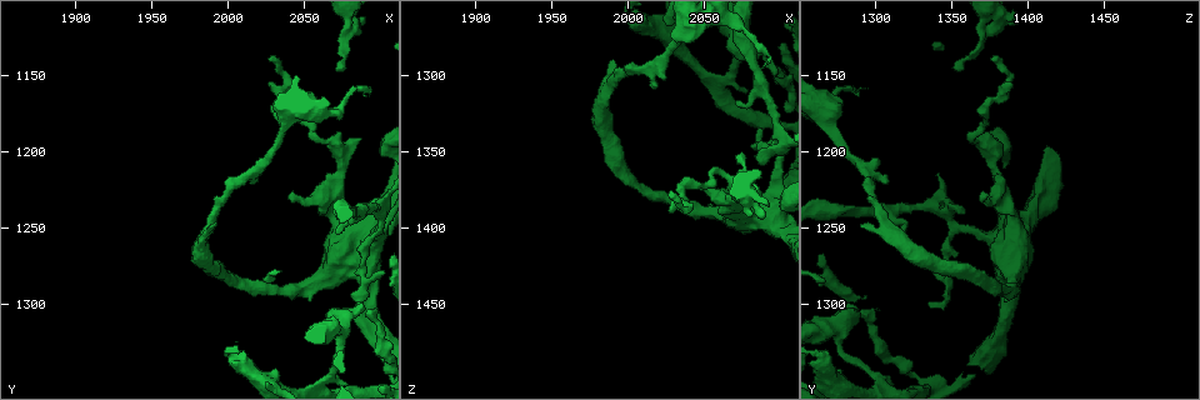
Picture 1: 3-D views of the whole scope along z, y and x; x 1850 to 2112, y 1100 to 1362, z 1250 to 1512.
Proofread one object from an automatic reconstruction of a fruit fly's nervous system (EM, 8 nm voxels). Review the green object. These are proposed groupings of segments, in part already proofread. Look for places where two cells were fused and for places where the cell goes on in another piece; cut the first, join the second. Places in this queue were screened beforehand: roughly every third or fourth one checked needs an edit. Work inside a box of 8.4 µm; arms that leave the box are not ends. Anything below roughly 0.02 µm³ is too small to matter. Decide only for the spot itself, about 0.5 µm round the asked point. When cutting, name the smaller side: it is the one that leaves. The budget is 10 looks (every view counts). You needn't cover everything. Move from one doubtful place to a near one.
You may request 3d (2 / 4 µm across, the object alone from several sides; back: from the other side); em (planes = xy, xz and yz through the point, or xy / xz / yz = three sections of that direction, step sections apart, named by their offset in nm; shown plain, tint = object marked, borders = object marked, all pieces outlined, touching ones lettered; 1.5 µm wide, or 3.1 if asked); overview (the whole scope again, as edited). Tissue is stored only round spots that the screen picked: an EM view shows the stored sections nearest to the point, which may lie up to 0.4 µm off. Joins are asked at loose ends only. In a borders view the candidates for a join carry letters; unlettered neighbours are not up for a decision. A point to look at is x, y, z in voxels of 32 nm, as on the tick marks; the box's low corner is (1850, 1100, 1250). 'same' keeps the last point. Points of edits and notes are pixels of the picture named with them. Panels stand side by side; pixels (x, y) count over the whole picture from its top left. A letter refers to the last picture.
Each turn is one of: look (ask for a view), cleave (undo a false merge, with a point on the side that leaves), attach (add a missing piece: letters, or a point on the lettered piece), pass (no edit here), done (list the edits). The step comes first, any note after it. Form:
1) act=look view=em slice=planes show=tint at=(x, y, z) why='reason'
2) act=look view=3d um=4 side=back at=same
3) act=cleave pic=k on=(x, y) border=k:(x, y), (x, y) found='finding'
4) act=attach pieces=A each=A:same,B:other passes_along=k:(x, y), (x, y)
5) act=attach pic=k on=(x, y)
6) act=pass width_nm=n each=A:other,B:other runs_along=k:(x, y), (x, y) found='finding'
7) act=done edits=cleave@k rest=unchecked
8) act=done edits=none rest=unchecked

act=look view=em slice=xy step=8 show=borders at=(2028, 1138, 1378) why='thin end'

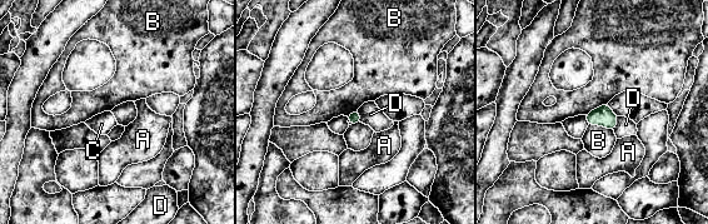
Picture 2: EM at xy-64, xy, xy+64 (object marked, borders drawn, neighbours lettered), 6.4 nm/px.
act=pass width_nm=80 each=A:other,B:other,C:other,D:other border=2:(588, 124), (603, 125), (613, 132) found='no lettered piece goes on from it'

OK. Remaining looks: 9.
act=look view=em slice=xy step=4 show=tint at=(2056, 1192, 1362) why='calibre changes'

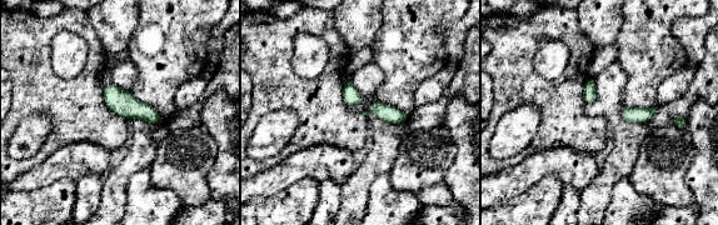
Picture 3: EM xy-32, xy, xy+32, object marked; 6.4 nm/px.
act=look view=em slice=planes show=borders at=same

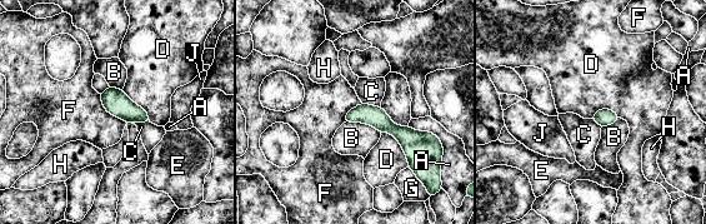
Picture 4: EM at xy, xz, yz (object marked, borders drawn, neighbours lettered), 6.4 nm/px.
act=pass width_nm=130 longest_contact=D:300nm each=A:other,B:other,C:other,D:other,E:other,F:other,G:other,H:other,J:other found='continuous, no second cell'

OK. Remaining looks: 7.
act=look view=em slice=yz step=8 show=tint at=(2090, 1272, 1346) why='narrows sharply'

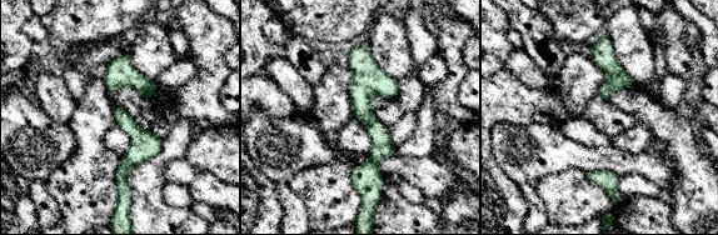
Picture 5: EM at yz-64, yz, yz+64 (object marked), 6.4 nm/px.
act=look view=em slice=planes show=borders at=same why='another direction'

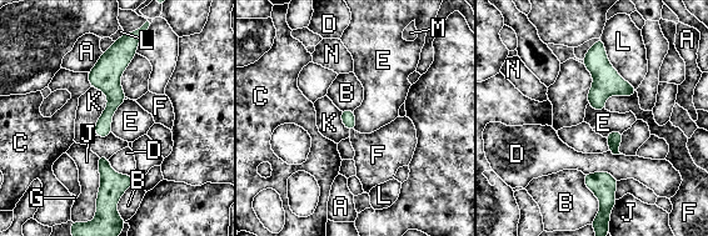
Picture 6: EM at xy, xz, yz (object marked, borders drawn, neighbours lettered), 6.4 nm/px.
act=pass each=A:other,B:other,C:other,D:other,E:other,F:other,G:other,J:other,K:other,L:other,M:other,N:other border=6:(125, 100), (113, 115), (110, 131) found='continuous, no second cell'

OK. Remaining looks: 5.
act=look view=3d um=2 at=(2096, 1158, 1290) why='tapers out'

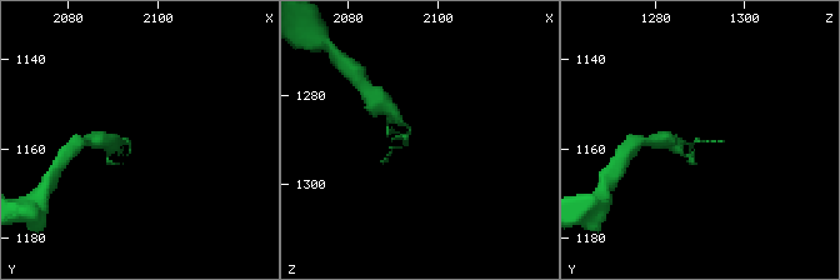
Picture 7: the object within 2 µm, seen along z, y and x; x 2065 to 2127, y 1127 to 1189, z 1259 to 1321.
act=look view=em slice=planes show=borders at=(2094, 1158, 1290)

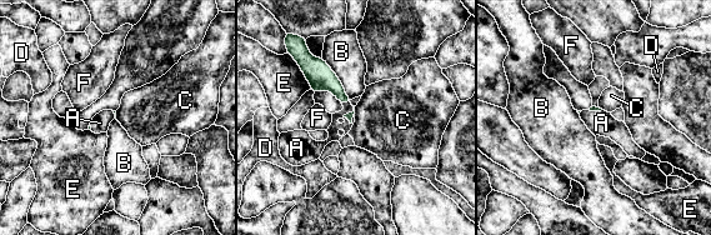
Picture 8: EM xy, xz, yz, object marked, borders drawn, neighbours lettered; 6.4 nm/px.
act=attach pieces=A each=A:same,B:other,C:other,D:other,E:other,F:other passes_along=8:(320, 76), (346, 101), (333, 130) found='it goes on there'

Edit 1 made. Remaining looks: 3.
act=look view=em slice=planes show=borders at=(2070, 1318, 1274) why='sharp bend'

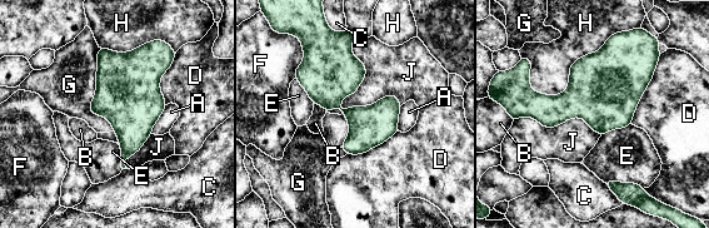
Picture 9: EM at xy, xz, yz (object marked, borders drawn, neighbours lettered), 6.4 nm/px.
act=pass width_nm=260 each=A:other,B:other,C:other,D:other,E:other,F:other,G:other,H:other,J:other border=9:(100, 48), (90, 110), (114, 129) found='one cell here'

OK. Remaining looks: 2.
act=done edits=attach@8 rest=unchecked

